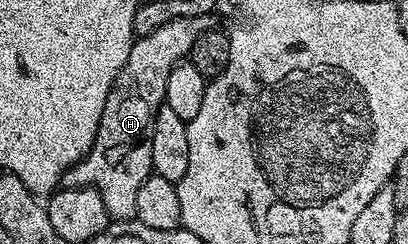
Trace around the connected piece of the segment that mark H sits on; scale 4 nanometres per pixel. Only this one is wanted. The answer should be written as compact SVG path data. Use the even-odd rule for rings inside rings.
M175 18L161 24L157 32L149 32L149 36L132 42L129 60L125 60L125 68L121 68L105 100L93 148L82 162L65 172L62 189L92 186L105 200L108 219L135 218L137 191L153 172L153 124L157 112L165 105L165 84L169 81L169 72L173 72L173 68L190 55L193 40L197 40L204 28L203 18Z

